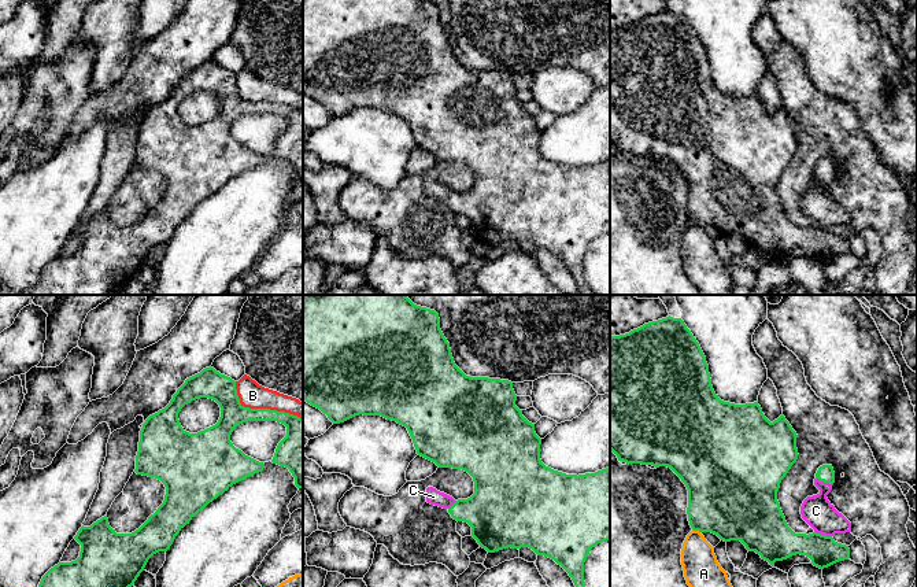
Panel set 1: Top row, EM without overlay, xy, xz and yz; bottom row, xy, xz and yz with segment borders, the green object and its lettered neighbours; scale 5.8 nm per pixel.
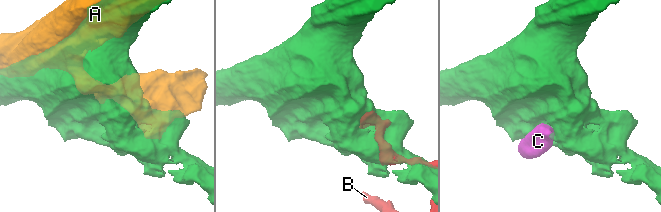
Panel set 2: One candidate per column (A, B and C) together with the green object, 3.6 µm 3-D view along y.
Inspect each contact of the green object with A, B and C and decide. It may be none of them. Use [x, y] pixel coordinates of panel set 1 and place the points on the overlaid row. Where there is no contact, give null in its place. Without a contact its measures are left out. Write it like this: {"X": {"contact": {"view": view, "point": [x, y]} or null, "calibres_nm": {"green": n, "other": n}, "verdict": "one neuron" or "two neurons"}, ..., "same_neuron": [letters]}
{"A": {"contact": {"view": "yz", "point": [697, 530]}, "calibres_nm": {"green": 440, "other": 220}, "verdict": "two neurons"}, "B": {"contact": {"view": "xy", "point": [261, 409]}, "calibres_nm": {"green": 150, "other": 150}, "verdict": "two neurons"}, "C": {"contact": {"view": "yz", "point": [823, 535]}, "calibres_nm": {"green": 190, "other": 180}, "verdict": "one neuron"}, "same_neuron": ["C"]}

